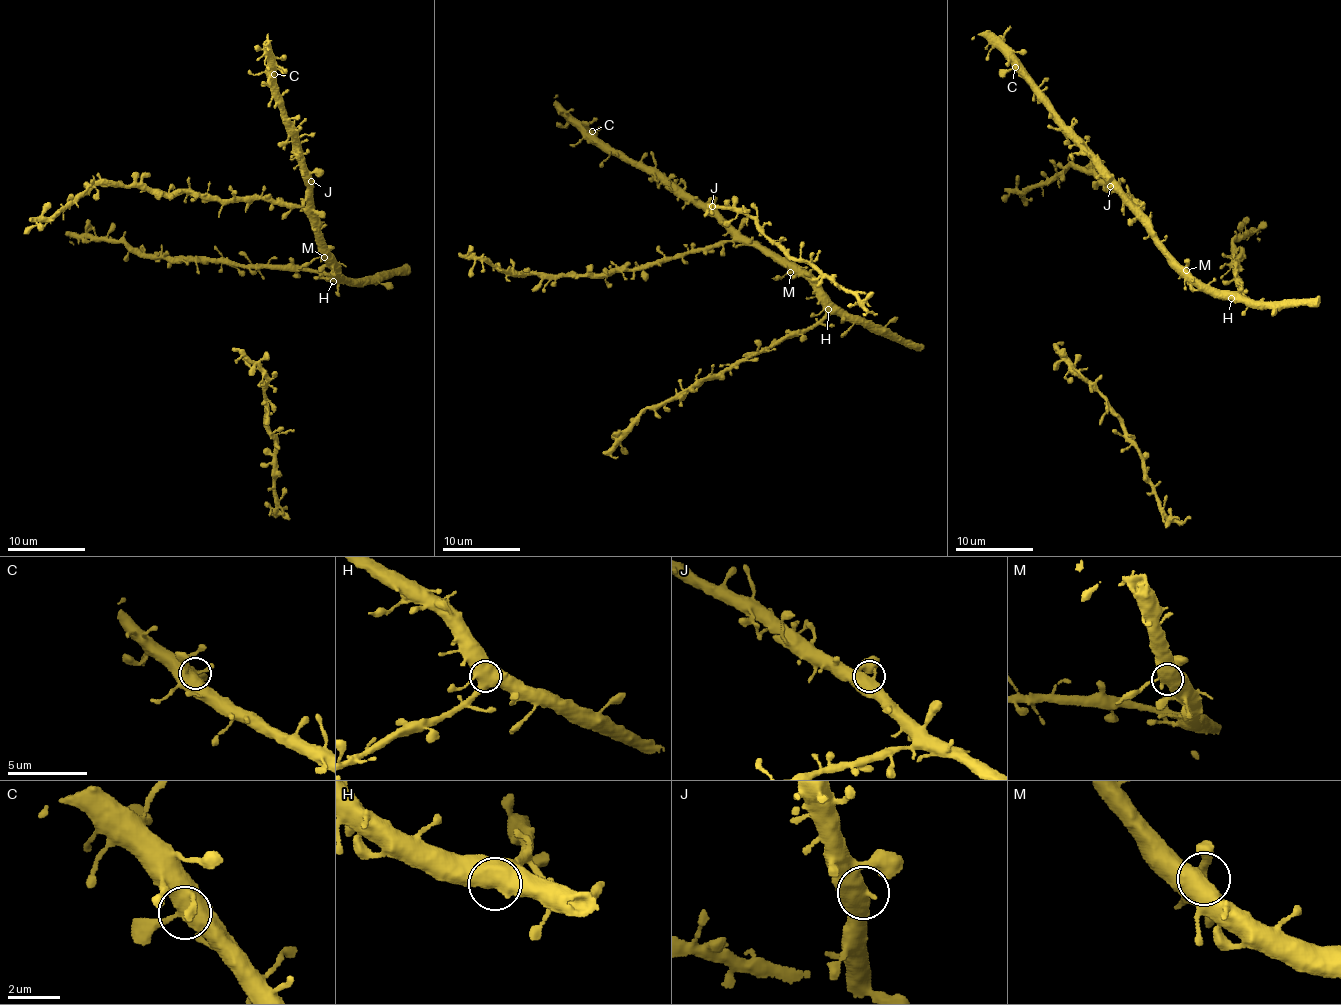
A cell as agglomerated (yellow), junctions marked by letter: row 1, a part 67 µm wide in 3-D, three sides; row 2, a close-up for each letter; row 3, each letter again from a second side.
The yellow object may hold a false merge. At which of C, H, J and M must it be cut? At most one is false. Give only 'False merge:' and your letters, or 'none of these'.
False merge: M

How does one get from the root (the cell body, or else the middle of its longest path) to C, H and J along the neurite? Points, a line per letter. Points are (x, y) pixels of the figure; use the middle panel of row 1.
C: (771, 256), (618, 154), (592, 131)
H: (771, 256), (810, 283), (821, 303), (828, 309)
J: (771, 256), (742, 239), (712, 206)

